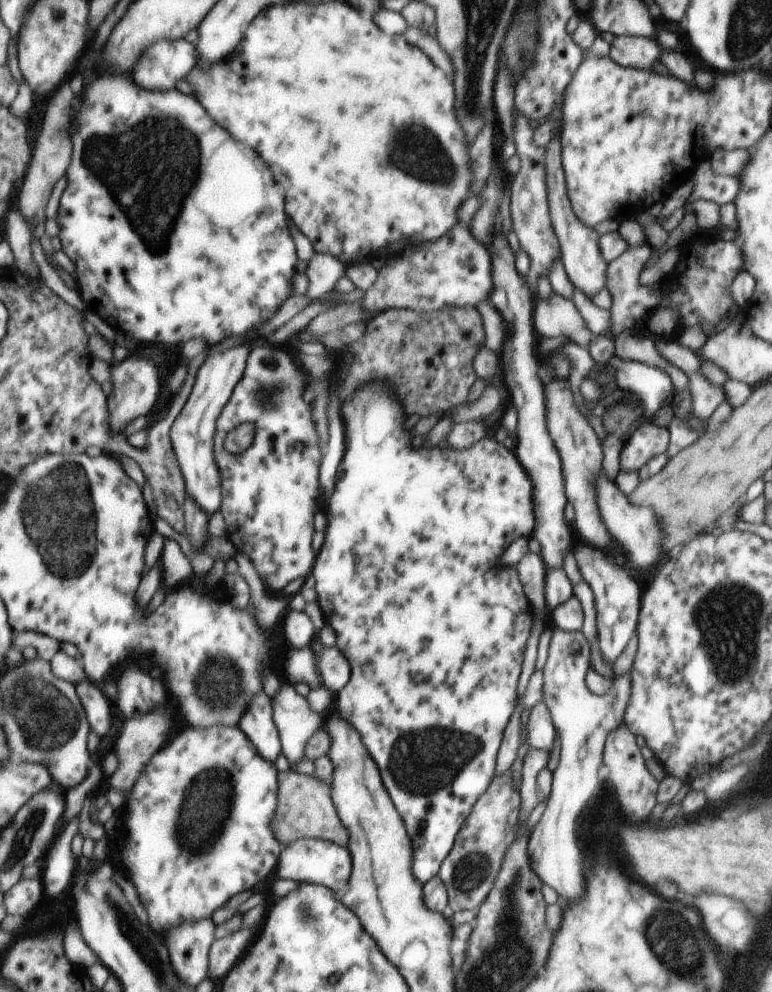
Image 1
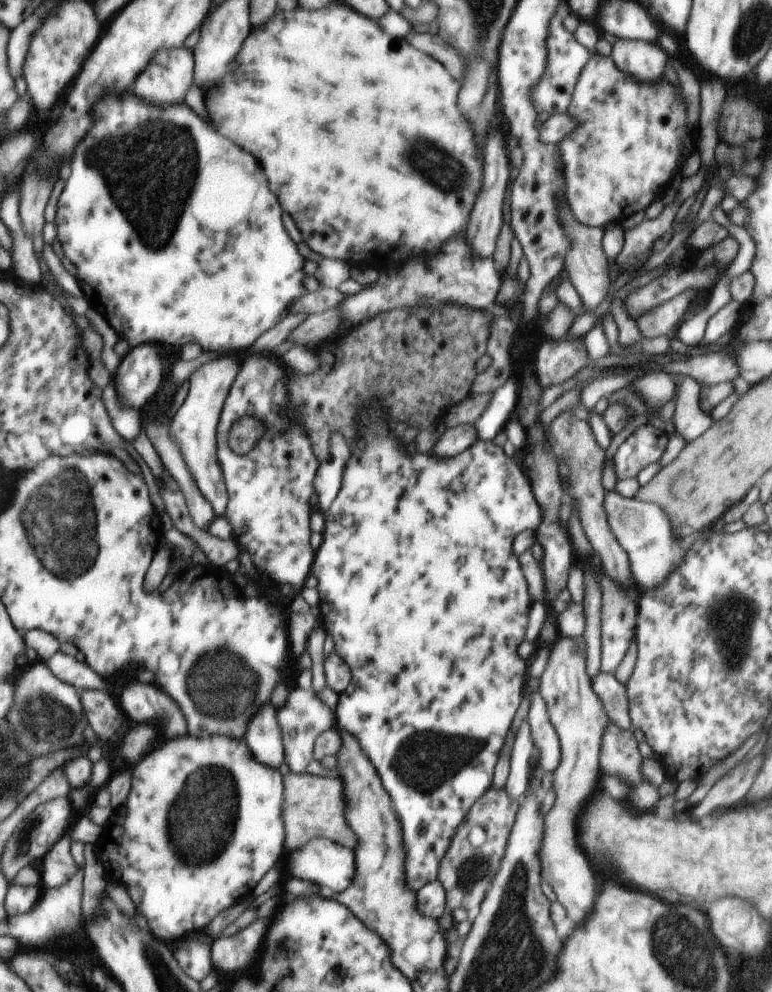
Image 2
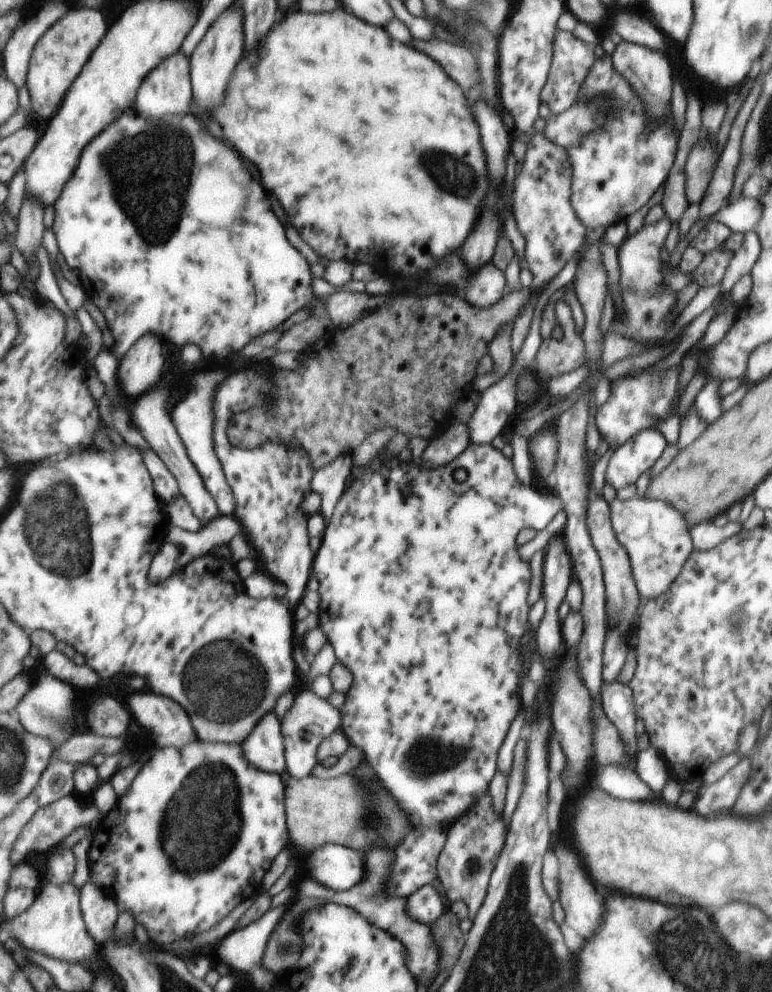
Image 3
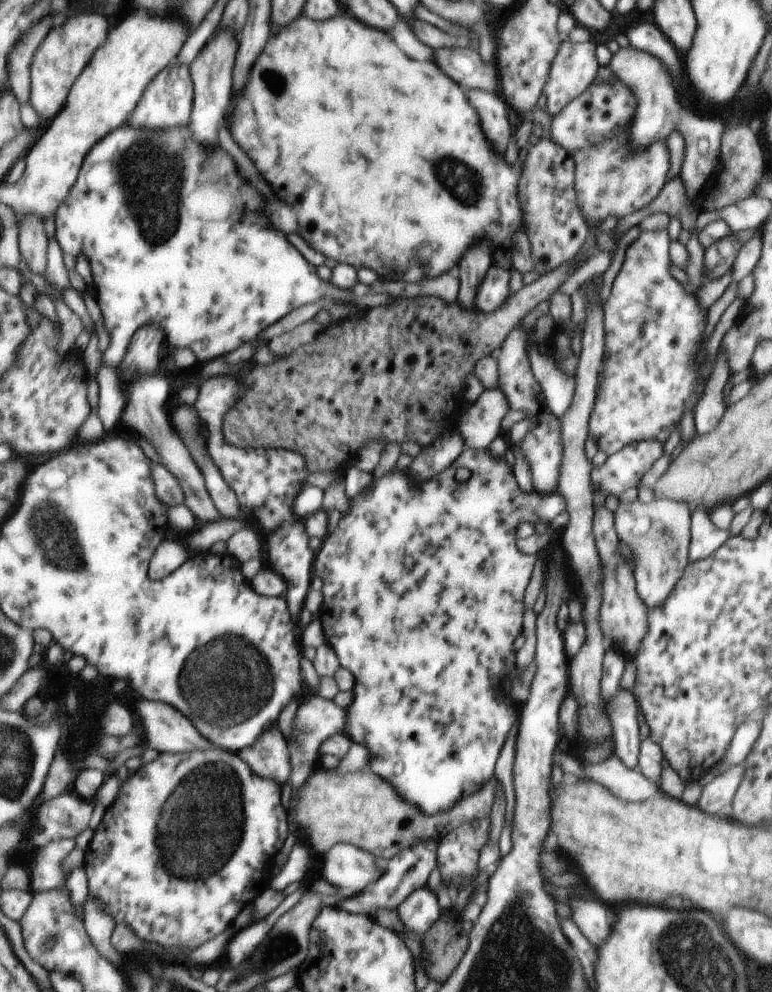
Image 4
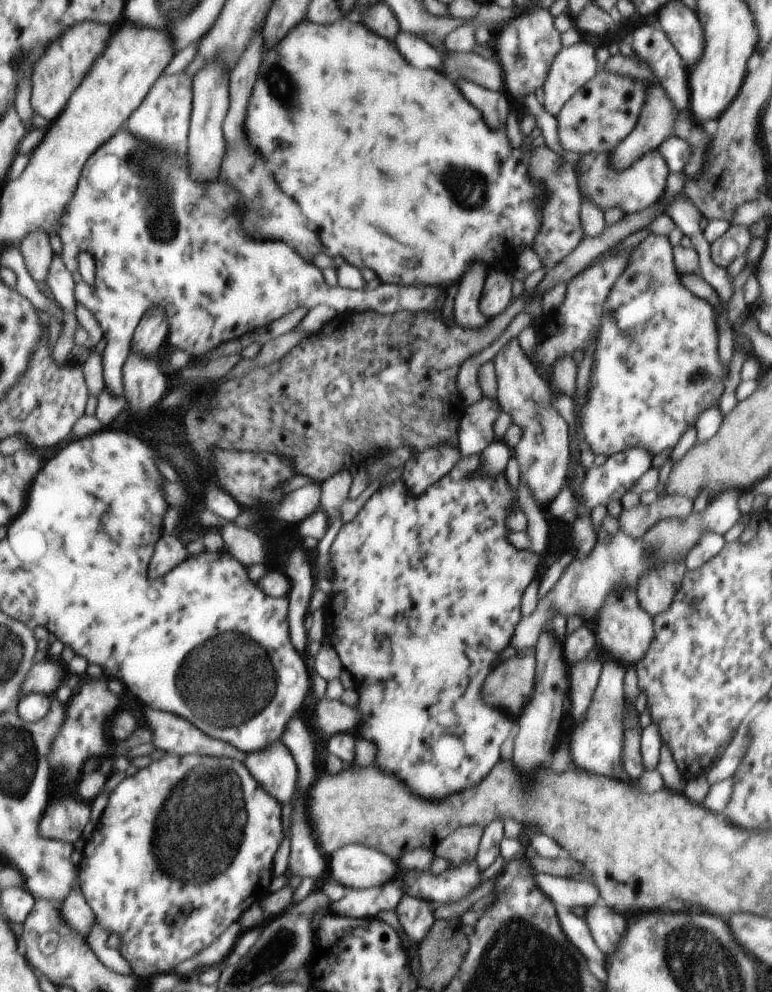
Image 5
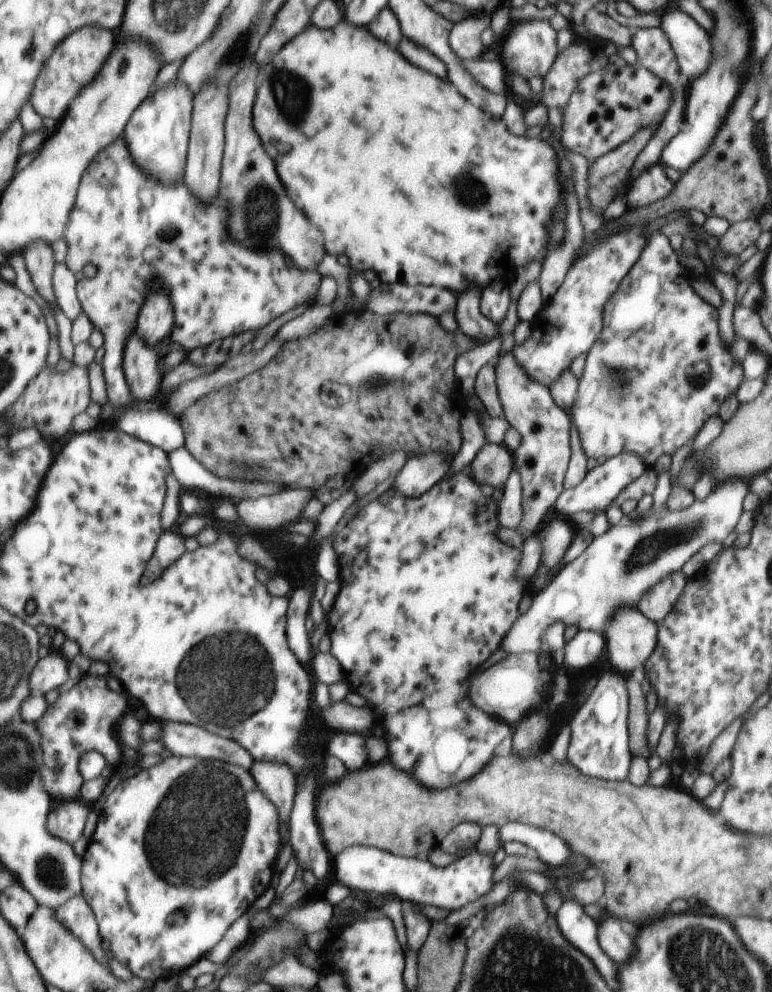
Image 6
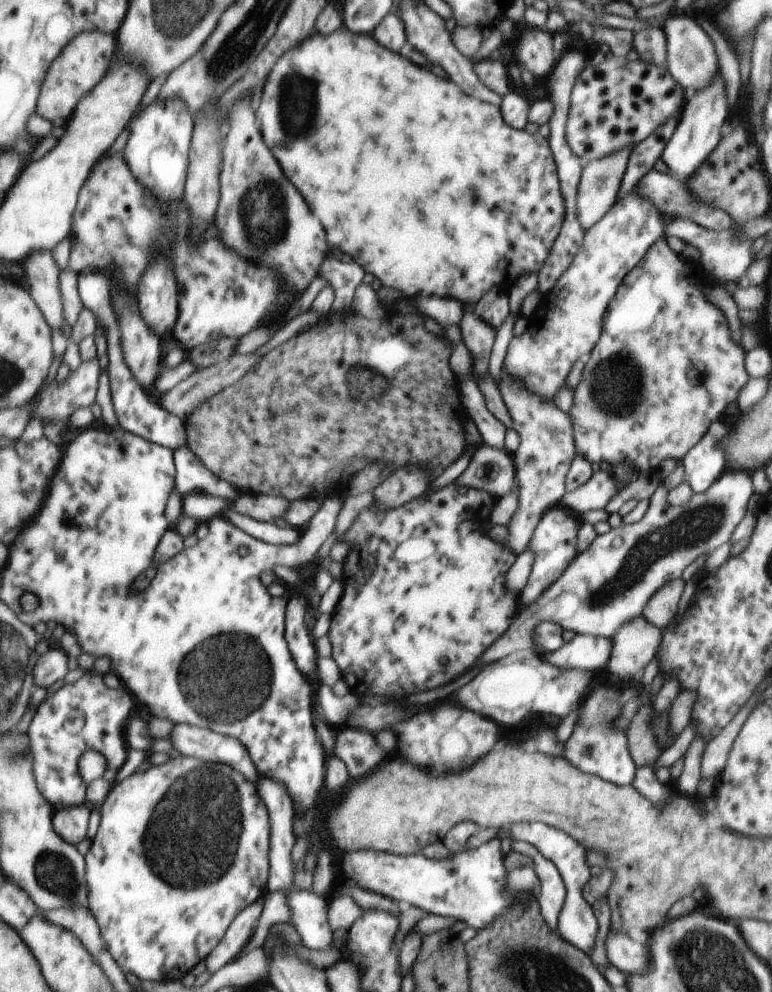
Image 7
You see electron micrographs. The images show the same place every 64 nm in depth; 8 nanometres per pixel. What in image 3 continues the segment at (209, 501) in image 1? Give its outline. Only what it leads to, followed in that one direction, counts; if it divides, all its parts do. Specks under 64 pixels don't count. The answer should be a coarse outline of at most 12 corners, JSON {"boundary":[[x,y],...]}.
{"boundary":[[205,370],[173,412],[189,458],[222,516],[235,516],[213,440],[213,394],[230,372]]}

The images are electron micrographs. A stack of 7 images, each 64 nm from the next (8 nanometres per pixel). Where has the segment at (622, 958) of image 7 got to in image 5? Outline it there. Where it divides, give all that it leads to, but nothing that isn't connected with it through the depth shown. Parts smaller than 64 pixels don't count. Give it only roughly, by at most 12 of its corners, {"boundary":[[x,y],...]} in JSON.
{"boundary":[[598,902],[583,920],[597,948],[611,954],[626,920]]}

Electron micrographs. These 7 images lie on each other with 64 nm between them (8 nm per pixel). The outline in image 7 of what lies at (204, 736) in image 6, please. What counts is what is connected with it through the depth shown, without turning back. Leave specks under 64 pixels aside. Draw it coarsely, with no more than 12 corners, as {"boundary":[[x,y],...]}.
{"boundary":[[189,723],[169,739],[181,755],[231,765],[258,784],[239,739]]}

